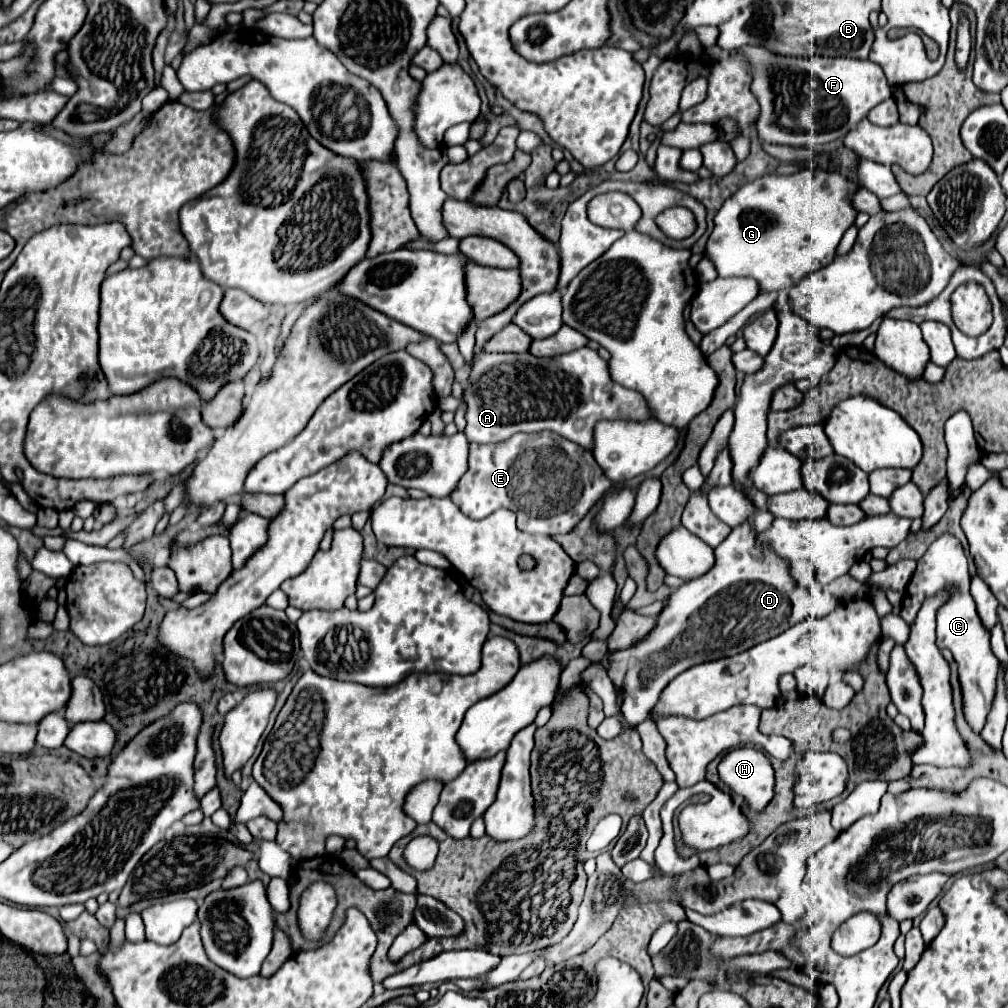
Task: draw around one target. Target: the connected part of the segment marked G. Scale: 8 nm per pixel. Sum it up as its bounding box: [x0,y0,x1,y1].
[705,168,859,292]

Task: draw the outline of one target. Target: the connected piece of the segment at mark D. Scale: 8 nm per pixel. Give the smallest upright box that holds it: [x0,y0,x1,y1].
[601,518,837,726]

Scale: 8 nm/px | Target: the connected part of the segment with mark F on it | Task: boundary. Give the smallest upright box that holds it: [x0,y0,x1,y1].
[737,46,891,146]

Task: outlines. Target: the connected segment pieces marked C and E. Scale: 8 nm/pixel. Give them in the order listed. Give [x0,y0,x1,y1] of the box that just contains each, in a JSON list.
[[901,534,999,732],[451,432,613,536]]

